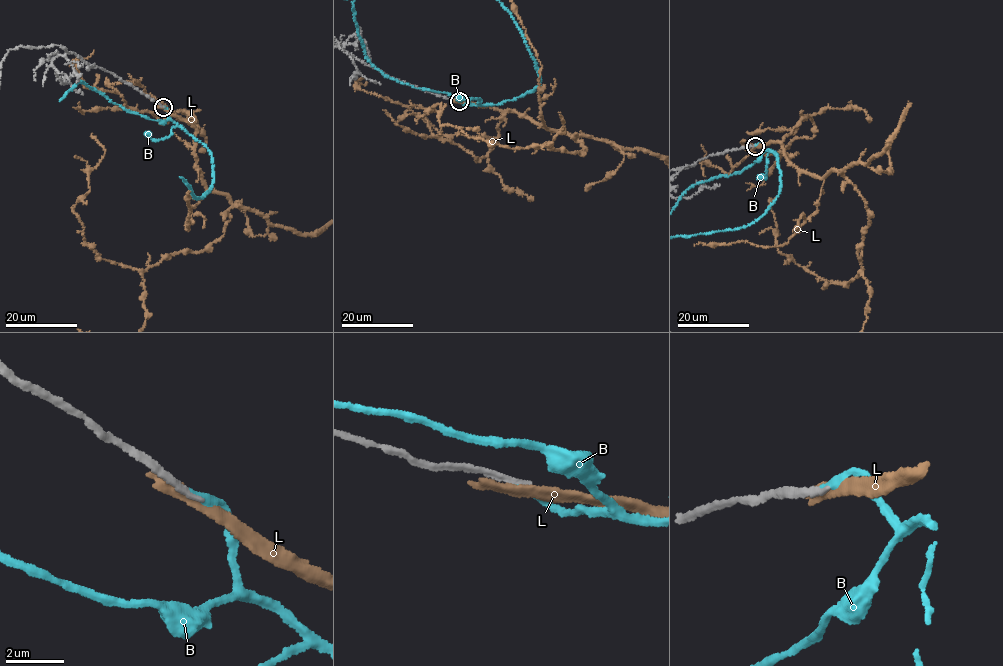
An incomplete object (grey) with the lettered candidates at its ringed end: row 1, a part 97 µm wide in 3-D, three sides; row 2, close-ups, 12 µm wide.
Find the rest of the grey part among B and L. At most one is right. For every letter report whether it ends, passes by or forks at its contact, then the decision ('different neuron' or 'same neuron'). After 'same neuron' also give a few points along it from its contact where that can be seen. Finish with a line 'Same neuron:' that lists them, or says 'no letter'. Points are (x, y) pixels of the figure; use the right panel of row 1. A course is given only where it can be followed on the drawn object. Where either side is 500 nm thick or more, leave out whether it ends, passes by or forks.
B: it ends | same neuron
L: it passes by | different neuron
Same neuron: B

